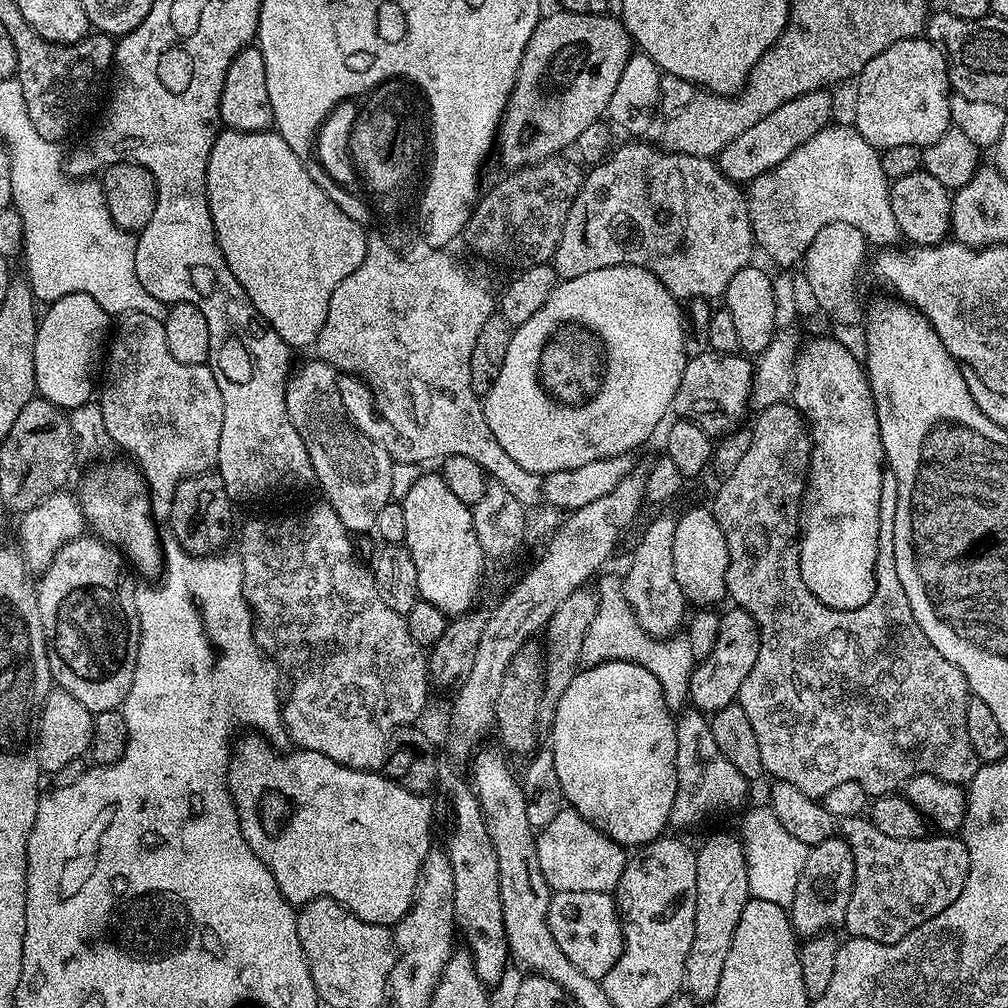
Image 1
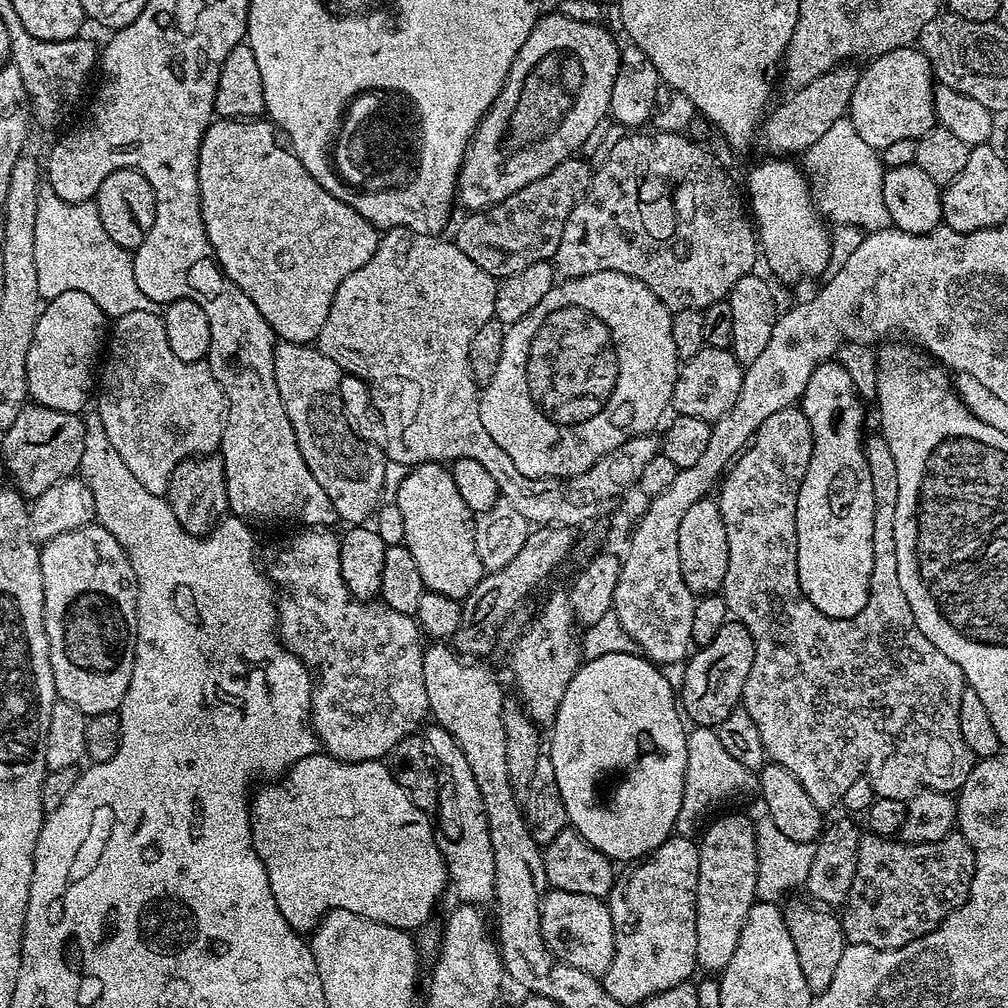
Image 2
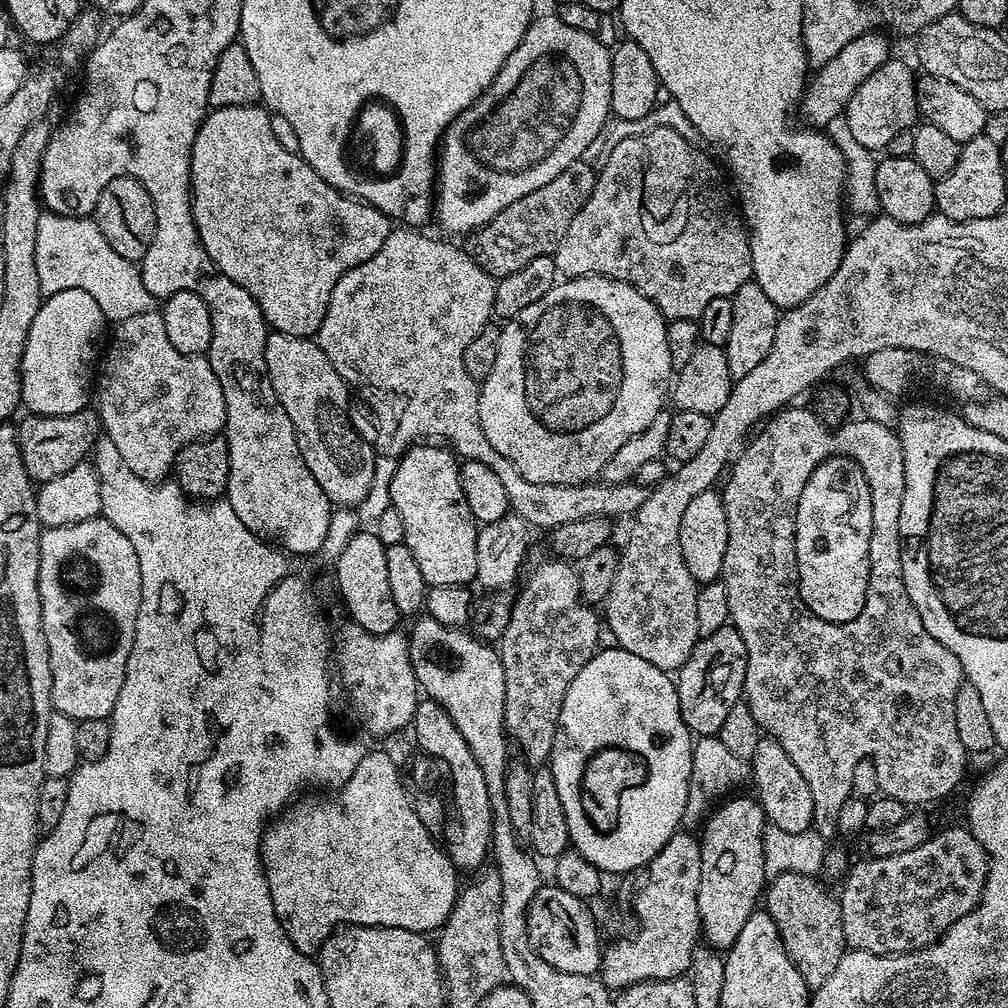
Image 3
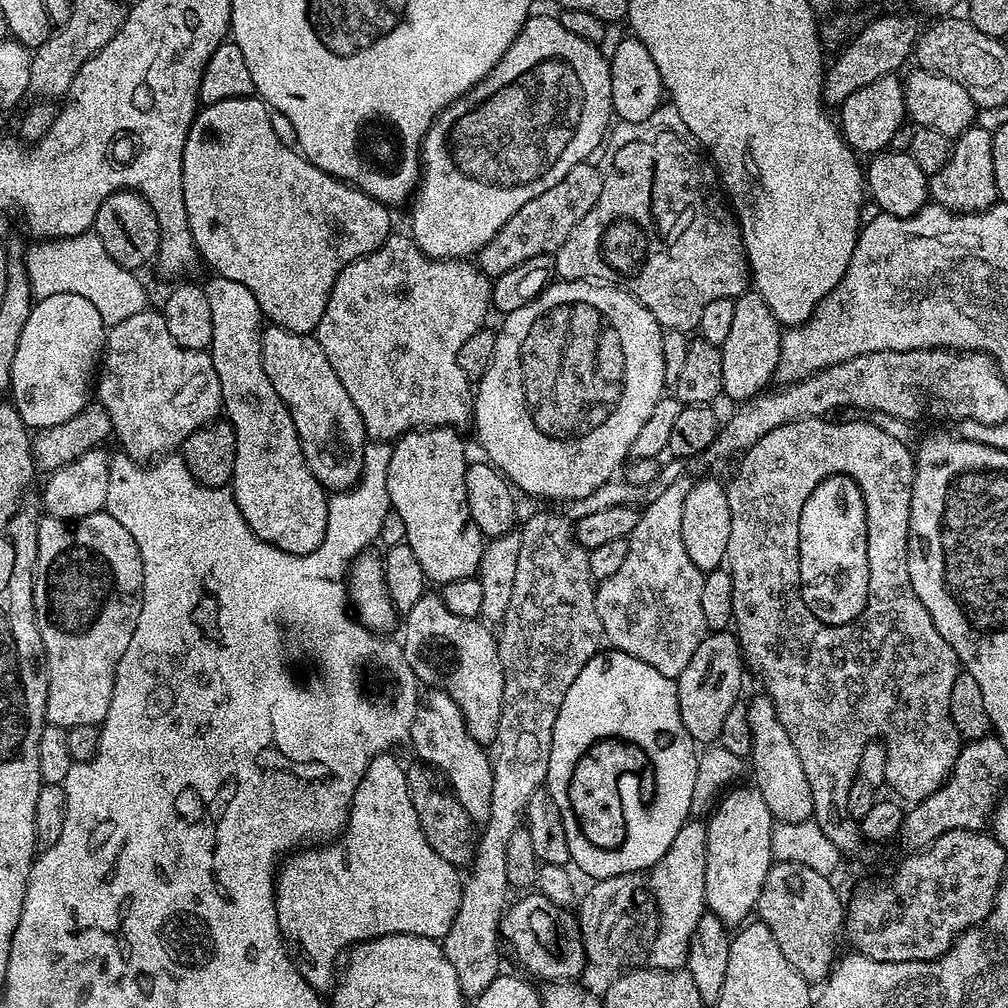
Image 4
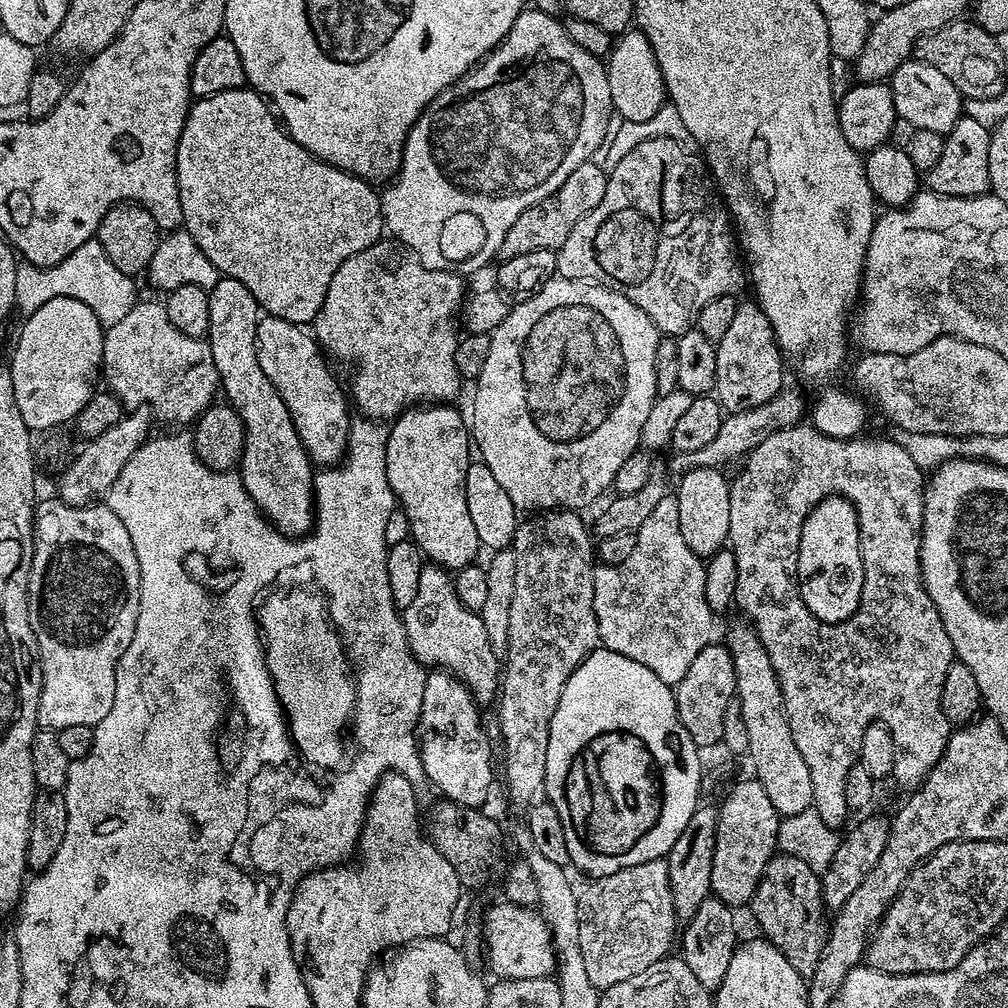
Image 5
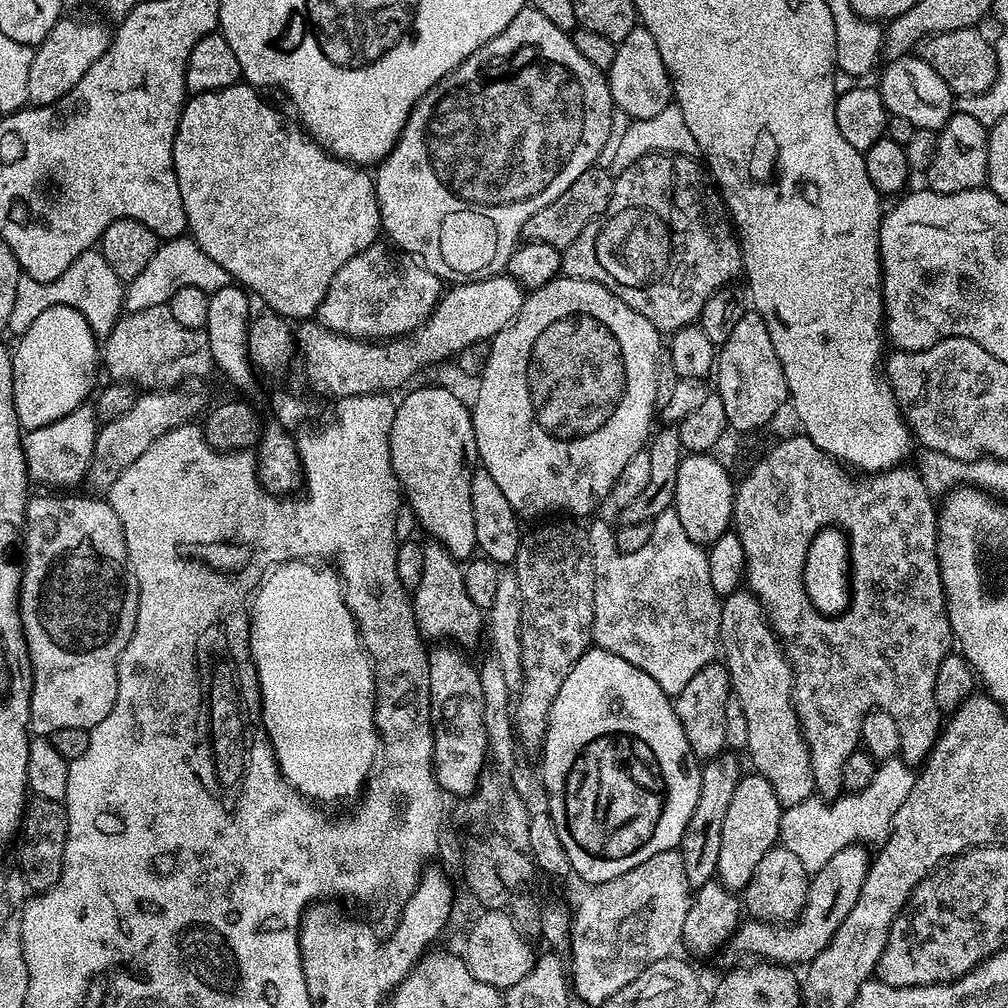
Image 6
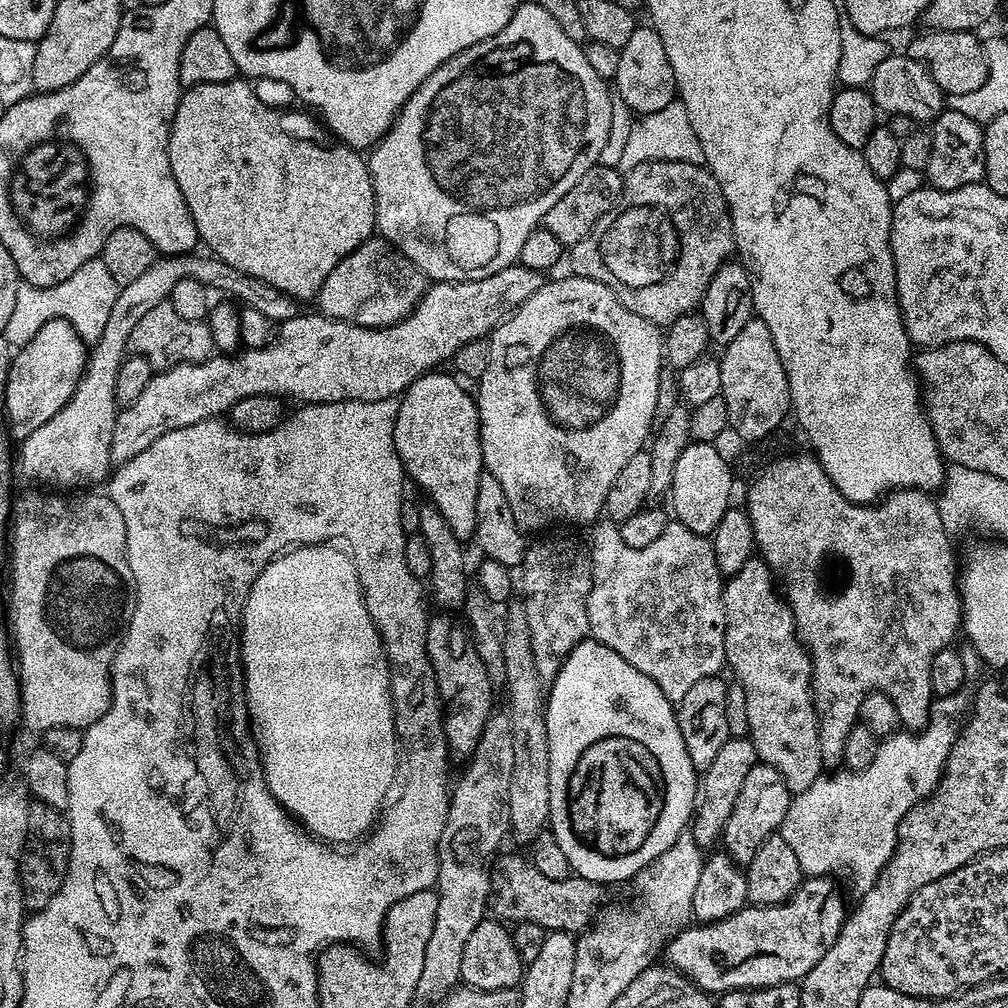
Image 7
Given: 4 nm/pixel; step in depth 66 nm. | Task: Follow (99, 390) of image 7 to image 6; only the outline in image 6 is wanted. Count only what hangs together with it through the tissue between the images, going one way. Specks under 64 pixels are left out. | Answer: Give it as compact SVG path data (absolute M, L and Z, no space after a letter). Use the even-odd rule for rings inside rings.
M187 235L168 238L157 247L154 258L146 262L142 274L138 274L138 278L127 281L123 311L125 313L137 312L155 304L167 304L177 290L182 290L182 286L198 286L198 290L215 294L222 291L227 284L232 283L232 276L226 274L226 270L222 270L222 266L218 266L218 262L214 262L214 258L206 254L206 250L199 248L195 240ZM81 406L70 414L58 418L41 428L24 432L24 453L29 481L33 485L49 484L52 490L68 490L71 484L85 479L94 454L94 442L98 431L95 407Z

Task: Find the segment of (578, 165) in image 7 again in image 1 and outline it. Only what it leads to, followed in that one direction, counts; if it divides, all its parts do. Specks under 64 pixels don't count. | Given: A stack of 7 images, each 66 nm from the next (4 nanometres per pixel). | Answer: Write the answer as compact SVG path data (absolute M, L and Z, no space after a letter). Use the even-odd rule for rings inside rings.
M555 11L549 16L548 13L541 15L538 26L534 26L534 34L530 34L530 42L526 42L522 62L516 71L514 90L504 107L504 117L500 119L498 156L500 152L500 160L508 170L529 168L532 164L559 157L563 148L571 149L578 134L607 113L610 94L614 94L614 86L618 86L618 78L622 78L622 70L626 70L626 62L634 51L623 19L612 17L612 14L583 16Z

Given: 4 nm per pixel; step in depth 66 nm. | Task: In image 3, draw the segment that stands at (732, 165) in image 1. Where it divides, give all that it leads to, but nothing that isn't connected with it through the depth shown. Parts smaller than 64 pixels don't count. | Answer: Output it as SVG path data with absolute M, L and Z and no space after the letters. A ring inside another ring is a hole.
M883 31L867 32L862 38L856 38L850 42L844 49L838 50L830 62L819 65L820 72L809 79L803 96L800 97L798 105L799 115L804 115L804 124L817 130L827 129L827 126L834 119L843 117L844 111L848 109L850 98L854 98L854 90L878 70L890 58L888 52L889 37Z

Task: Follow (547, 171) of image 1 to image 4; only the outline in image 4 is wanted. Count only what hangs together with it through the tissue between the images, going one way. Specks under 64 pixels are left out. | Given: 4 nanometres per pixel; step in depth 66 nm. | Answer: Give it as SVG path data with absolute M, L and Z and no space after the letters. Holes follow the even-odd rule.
M592 162L574 166L562 182L550 186L550 190L538 194L538 198L530 198L518 214L514 214L490 238L488 245L478 254L478 267L485 276L495 278L506 274L506 270L514 270L514 266L522 266L526 258L535 256L552 256L566 242L570 230L590 214L594 202L598 202L598 194L602 194L604 172L596 169Z

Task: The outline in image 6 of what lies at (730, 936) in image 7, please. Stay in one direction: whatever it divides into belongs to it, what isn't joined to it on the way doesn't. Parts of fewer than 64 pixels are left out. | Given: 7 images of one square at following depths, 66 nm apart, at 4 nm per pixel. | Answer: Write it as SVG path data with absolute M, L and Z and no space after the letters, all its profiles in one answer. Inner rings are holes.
M859 842L838 850L838 854L834 854L834 858L826 862L826 866L811 873L805 906L799 919L791 923L745 919L723 949L725 962L732 964L728 966L736 966L744 961L755 961L752 959L757 956L760 959L757 961L767 962L772 966L807 965L826 947L830 938L834 938L838 926L846 922L846 914L854 910L858 894L862 894L862 882L866 882L869 863L869 849Z

